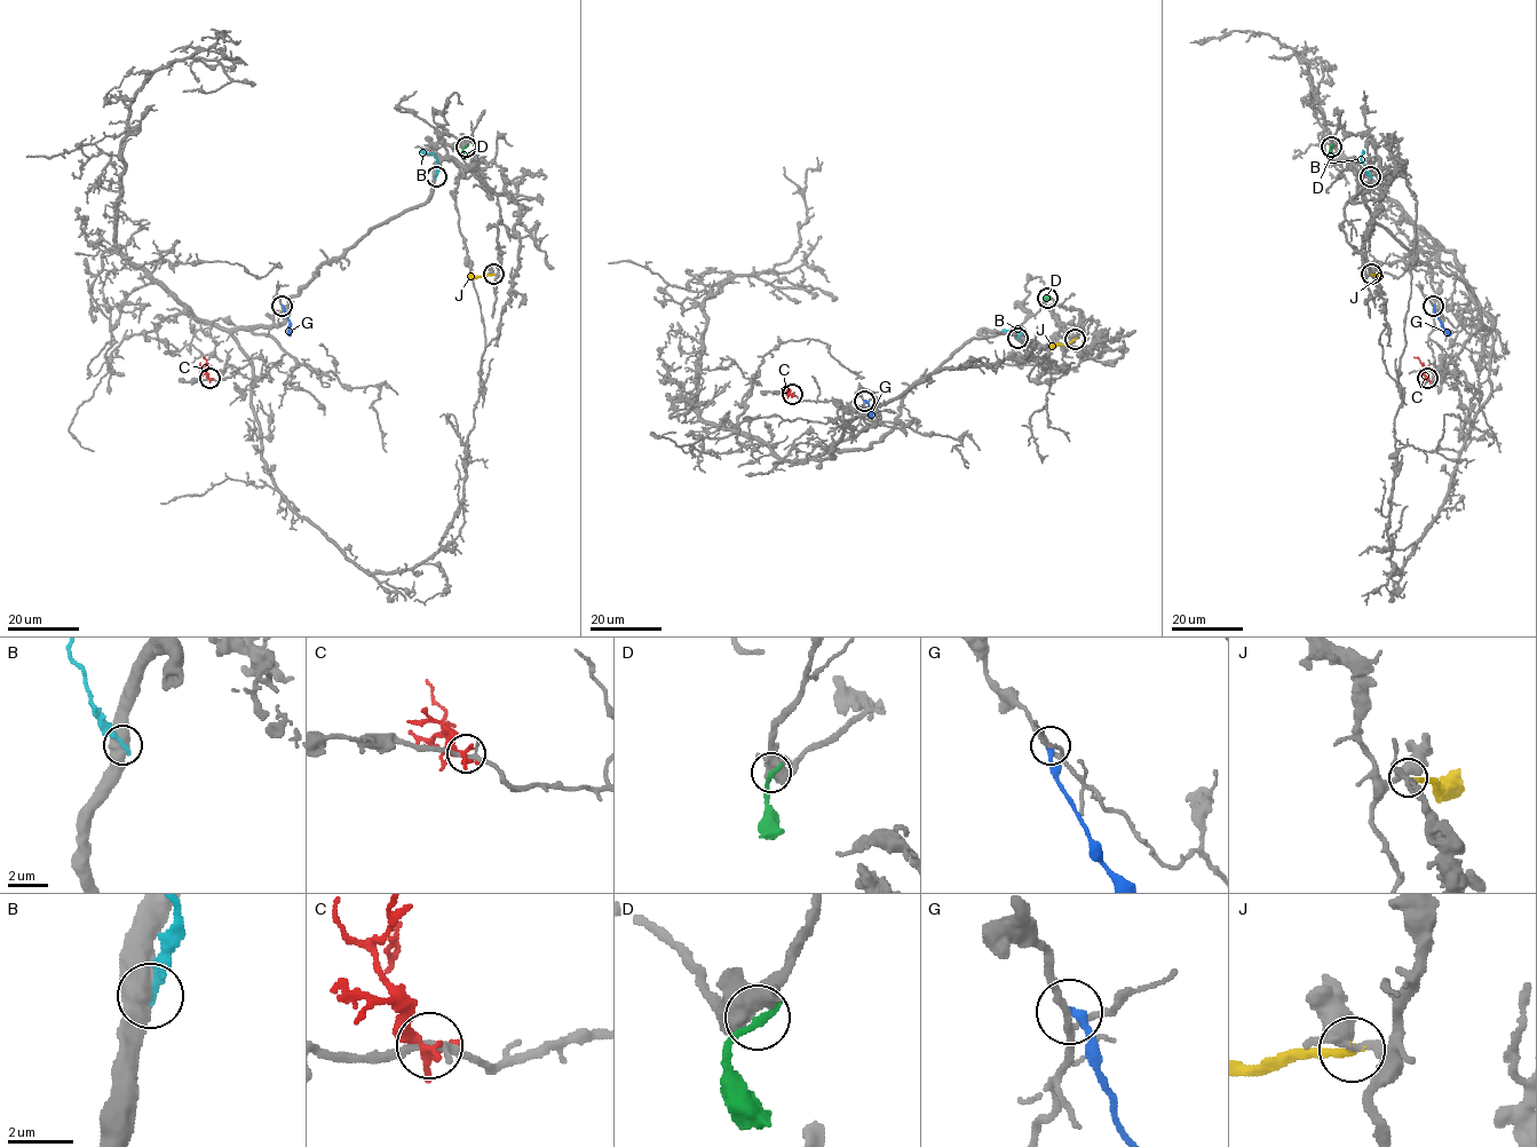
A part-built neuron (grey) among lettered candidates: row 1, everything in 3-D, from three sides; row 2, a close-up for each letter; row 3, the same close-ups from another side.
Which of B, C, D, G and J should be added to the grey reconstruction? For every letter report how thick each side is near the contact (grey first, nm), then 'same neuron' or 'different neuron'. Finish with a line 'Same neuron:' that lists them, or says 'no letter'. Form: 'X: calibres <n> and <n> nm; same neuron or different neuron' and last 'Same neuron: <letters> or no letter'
B: calibres 650 and 240 nm; different neuron
C: calibres 200 and 240 nm; different neuron
D: calibres 480 and 280 nm; different neuron
G: calibres 180 and 280 nm; different neuron
J: calibres 280 and 260 nm; same neuron
Same neuron: J

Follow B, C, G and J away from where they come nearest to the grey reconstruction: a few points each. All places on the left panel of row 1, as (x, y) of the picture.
B: (435, 176), (436, 157), (420, 150)
C: (210, 378), (203, 356)
G: (282, 306), (291, 335)
J: (492, 275), (467, 275)

